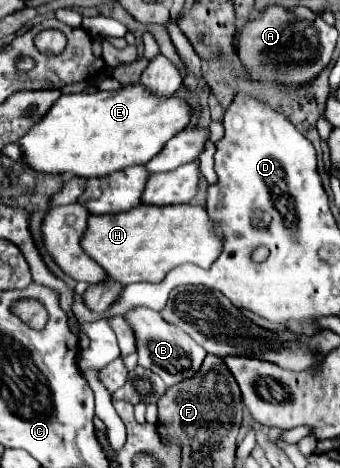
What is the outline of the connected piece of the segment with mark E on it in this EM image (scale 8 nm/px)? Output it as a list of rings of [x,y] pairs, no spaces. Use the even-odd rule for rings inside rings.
[[[143,85],[119,91],[61,95],[53,107],[19,141],[21,161],[37,173],[105,177],[133,165],[145,165],[159,149],[189,123],[191,109],[177,97],[155,97]]]

